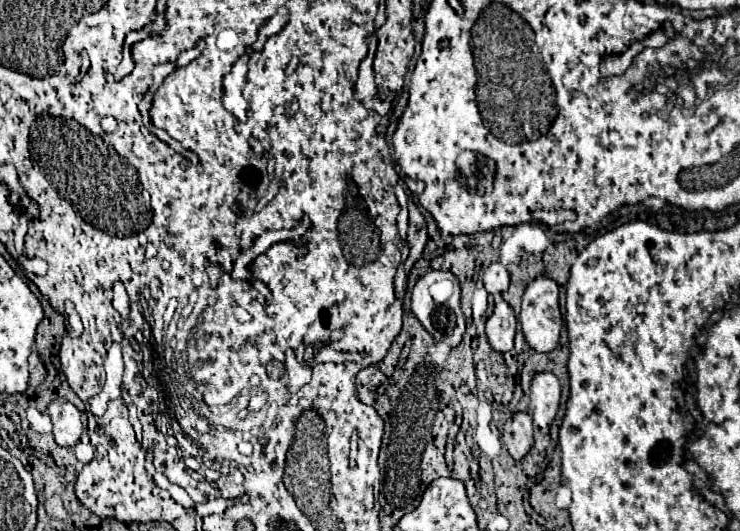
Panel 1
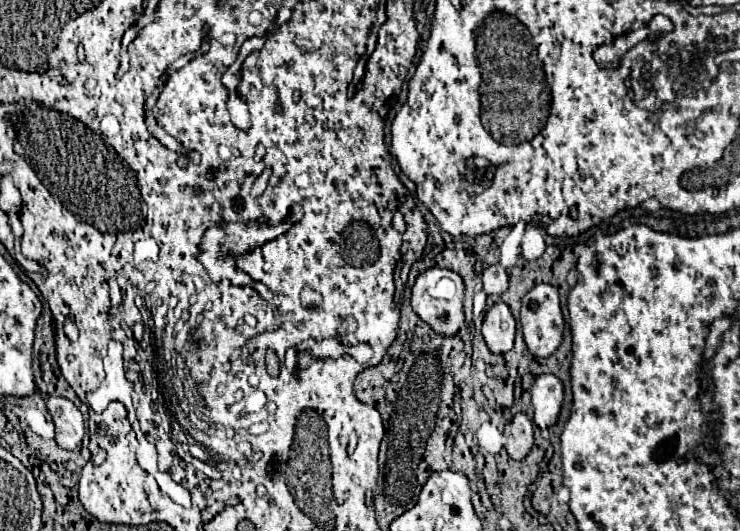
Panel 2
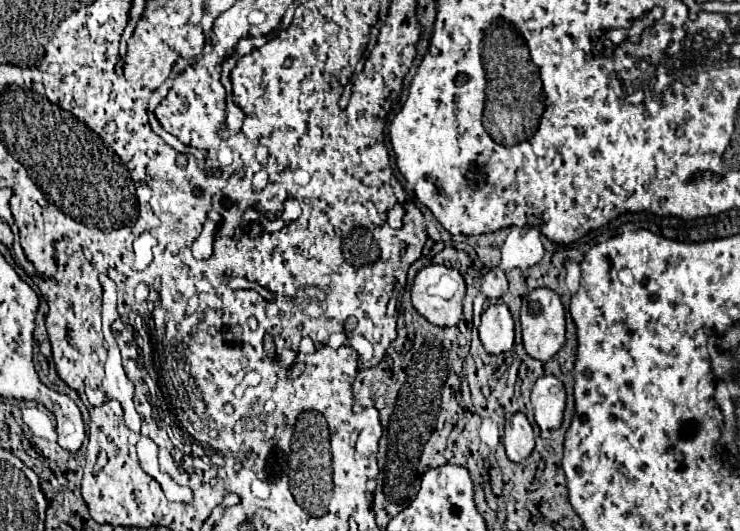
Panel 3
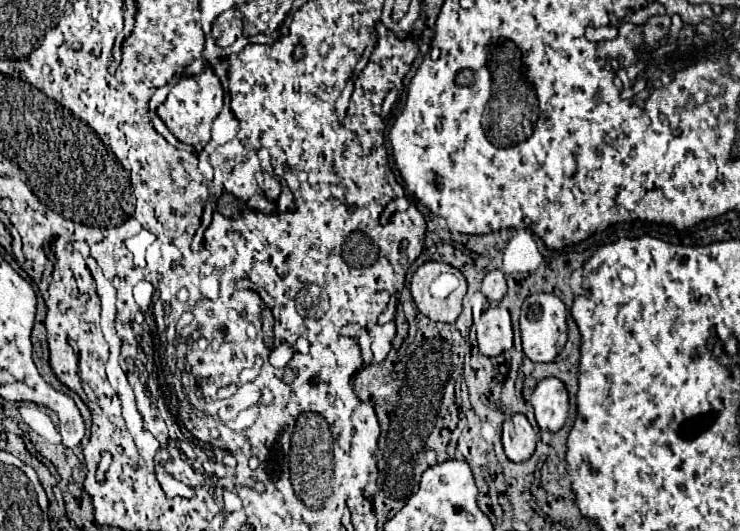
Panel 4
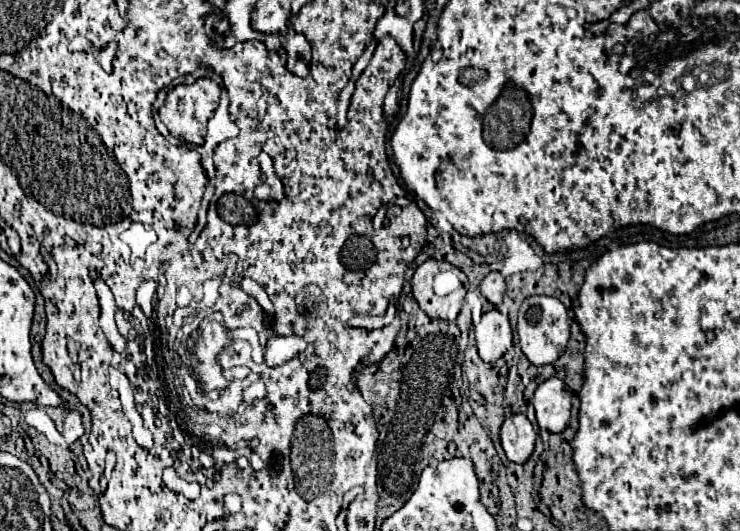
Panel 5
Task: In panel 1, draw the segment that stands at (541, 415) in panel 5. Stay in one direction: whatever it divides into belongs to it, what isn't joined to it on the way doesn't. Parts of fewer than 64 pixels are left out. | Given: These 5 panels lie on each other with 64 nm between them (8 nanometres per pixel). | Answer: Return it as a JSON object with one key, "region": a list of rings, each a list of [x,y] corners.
{"region":[[[540,372],[532,378],[530,410],[538,428],[548,428],[560,404],[560,382],[552,372]]]}

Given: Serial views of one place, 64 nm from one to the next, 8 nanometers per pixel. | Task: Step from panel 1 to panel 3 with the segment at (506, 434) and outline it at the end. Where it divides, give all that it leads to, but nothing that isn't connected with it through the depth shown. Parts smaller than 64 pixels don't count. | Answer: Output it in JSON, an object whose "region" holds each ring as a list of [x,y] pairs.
{"region":[[[514,414],[502,432],[506,454],[512,462],[522,462],[534,450],[534,430],[524,414]]]}

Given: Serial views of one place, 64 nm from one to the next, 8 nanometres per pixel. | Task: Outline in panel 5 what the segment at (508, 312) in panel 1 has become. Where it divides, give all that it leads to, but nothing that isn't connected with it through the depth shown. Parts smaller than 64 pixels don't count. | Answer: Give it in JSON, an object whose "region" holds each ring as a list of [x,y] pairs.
{"region":[[[490,310],[482,314],[482,320],[474,328],[476,348],[484,362],[494,362],[512,348],[512,328],[508,314]]]}

